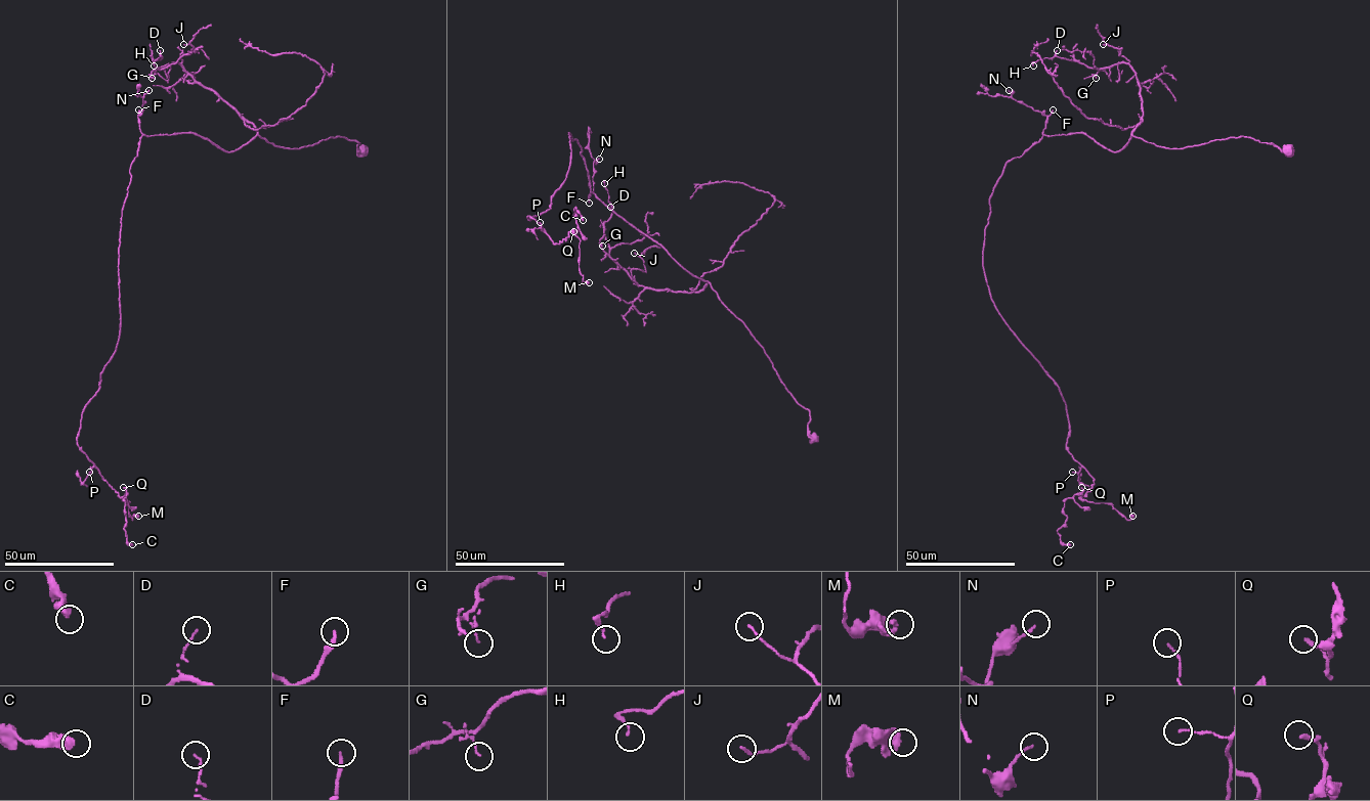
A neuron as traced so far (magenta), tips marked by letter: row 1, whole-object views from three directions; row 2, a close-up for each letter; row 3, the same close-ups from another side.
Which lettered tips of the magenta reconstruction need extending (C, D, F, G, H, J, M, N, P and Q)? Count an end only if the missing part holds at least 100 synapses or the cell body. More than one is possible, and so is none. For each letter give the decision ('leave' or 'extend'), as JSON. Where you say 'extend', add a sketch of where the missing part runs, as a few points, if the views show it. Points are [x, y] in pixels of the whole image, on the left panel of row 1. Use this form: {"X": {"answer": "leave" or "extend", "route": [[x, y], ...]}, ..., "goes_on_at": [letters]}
{"C": {"answer": "leave"}, "D": {"answer": "leave"}, "F": {"answer": "extend", "route": [[138, 109], [141, 101], [137, 95], [147, 112], [164, 107], [171, 112]]}, "G": {"answer": "leave"}, "H": {"answer": "leave"}, "J": {"answer": "leave"}, "M": {"answer": "leave"}, "N": {"answer": "leave"}, "P": {"answer": "leave"}, "Q": {"answer": "leave"}, "goes_on_at": ["F"]}

